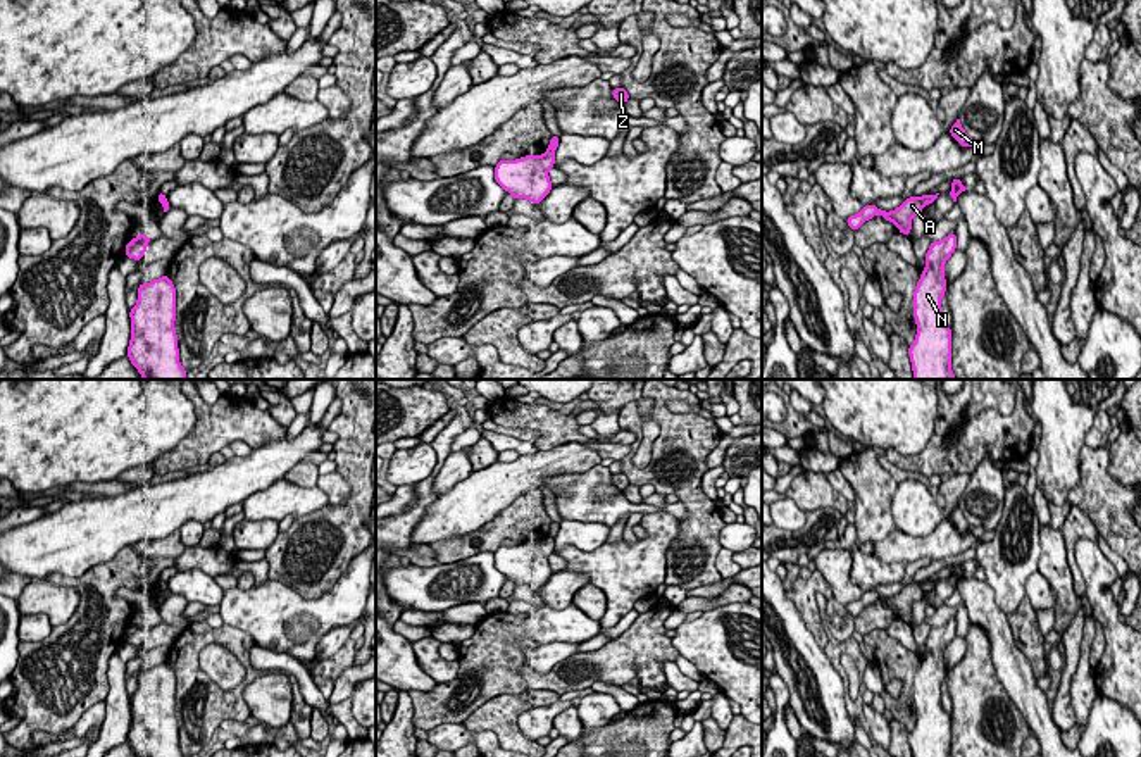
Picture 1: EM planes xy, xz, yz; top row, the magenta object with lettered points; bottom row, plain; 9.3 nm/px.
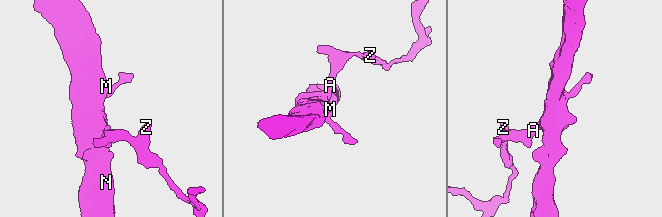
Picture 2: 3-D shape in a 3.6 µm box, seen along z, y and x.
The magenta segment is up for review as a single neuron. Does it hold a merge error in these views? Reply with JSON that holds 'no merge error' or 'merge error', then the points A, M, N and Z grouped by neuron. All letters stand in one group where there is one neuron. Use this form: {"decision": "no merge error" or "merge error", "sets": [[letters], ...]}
{"decision": "merge error", "sets": [["A", "Z"], ["M", "N"]]}

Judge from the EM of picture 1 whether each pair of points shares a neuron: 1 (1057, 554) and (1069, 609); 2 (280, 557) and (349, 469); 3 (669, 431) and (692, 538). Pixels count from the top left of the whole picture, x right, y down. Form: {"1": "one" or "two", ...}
{"1": "one", "2": "one", "3": "one"}

